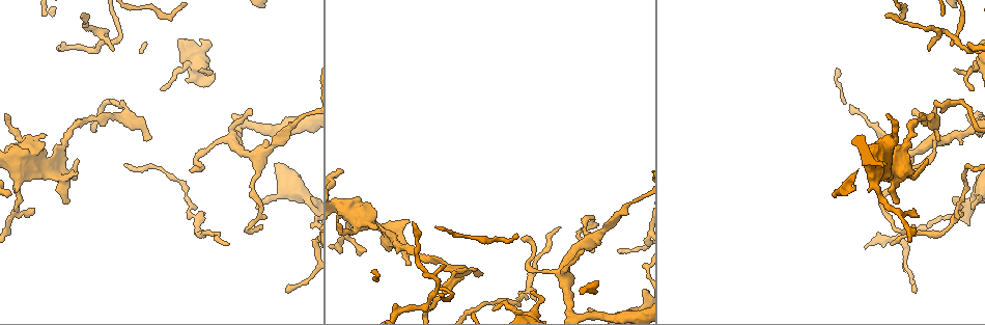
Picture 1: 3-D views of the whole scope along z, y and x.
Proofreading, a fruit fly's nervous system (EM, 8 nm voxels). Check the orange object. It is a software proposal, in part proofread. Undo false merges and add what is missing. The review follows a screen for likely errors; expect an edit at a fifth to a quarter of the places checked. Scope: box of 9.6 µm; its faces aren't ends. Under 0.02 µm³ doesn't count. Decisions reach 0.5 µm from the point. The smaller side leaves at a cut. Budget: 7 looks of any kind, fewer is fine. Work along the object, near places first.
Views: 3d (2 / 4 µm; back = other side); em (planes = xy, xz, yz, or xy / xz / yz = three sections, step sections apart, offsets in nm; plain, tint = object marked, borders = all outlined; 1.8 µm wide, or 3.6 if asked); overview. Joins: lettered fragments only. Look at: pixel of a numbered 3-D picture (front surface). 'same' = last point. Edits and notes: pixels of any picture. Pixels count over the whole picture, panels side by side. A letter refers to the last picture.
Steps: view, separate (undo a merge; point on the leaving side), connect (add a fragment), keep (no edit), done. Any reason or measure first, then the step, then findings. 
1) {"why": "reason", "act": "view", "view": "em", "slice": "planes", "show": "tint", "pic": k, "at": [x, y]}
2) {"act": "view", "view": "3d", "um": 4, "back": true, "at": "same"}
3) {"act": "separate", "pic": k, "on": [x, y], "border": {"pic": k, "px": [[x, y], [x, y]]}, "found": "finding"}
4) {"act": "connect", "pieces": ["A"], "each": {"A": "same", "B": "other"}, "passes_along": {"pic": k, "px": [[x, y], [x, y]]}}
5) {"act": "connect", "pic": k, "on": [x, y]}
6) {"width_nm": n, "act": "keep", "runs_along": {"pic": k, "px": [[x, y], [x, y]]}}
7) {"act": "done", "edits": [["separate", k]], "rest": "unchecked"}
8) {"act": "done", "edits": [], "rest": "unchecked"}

{"why": "three arms meet", "act": "view", "view": "em", "slice": "xy", "step": 16, "show": "tint", "pic": 1, "at": [430, 300]}

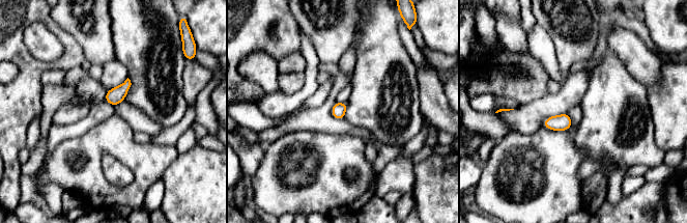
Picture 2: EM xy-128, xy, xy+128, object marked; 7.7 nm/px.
{"act": "view", "view": "em", "slice": "planes", "show": "tint", "at": "same"}

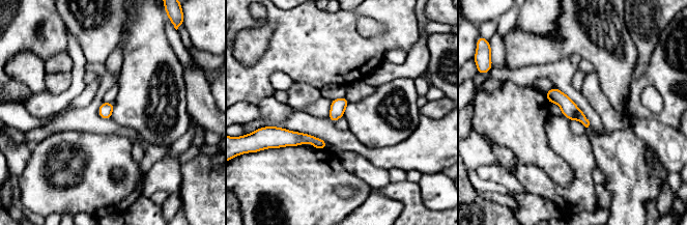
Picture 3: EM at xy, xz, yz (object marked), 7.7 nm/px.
{"why": "see the neighbours", "act": "view", "view": "em", "slice": "planes", "show": "borders", "at": "same"}

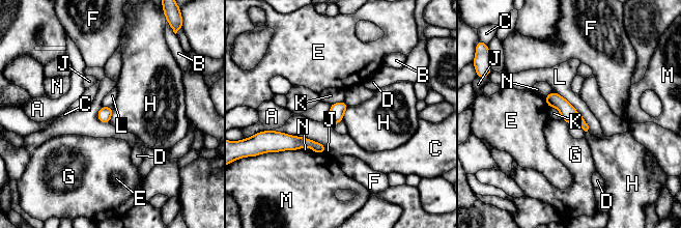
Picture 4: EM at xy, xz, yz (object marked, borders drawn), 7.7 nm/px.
{"act": "keep", "each": {"A": "other", "B": "other", "C": "other", "D": "other", "E": "other", "F": "other", "G": "other", "H": "other", "J": "other", "K": "other", "L": "other", "M": "other", "N": "other"}, "found": "continuous, no second neuron"}

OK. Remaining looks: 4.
{"why": "tapers out", "act": "view", "view": "em", "slice": "planes", "show": "borders", "pic": 1, "at": [582, 250]}

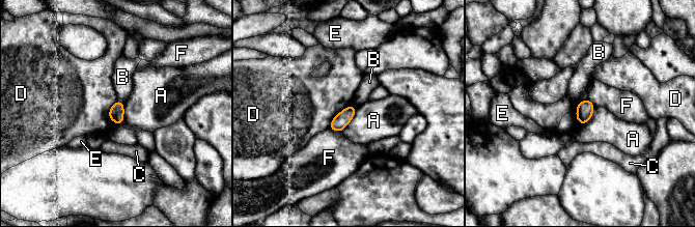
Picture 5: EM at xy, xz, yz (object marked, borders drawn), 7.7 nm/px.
{"width_nm": 110, "act": "keep", "each": {"A": "other", "B": "other", "C": "other", "D": "other", "E": "other", "F": "other"}, "border": {"pic": 5, "px": [[346, 107], [332, 119], [328, 128]]}, "found": "none of them fits"}

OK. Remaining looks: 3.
{"why": "free end", "act": "view", "view": "em", "slice": "planes", "show": "borders", "pic": 1, "at": [190, 171]}

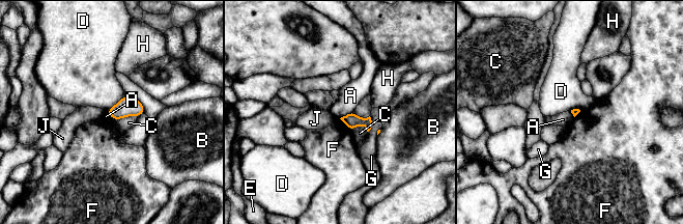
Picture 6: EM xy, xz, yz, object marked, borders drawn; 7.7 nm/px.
{"longest_contact_nm": ["D", 200], "act": "keep", "each": {"A": "other", "B": "other", "C": "other", "D": "other", "E": "other", "F": "other", "G": "other", "H": "other", "J": "other"}, "found": "none of them fits"}

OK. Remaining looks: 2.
{"act": "done", "edits": [], "rest": "unchecked"}

